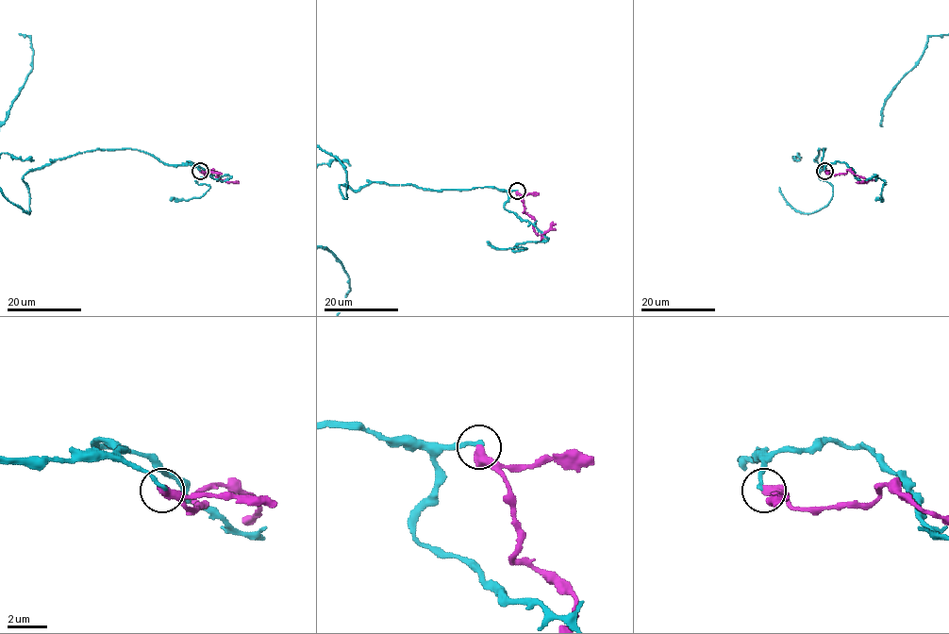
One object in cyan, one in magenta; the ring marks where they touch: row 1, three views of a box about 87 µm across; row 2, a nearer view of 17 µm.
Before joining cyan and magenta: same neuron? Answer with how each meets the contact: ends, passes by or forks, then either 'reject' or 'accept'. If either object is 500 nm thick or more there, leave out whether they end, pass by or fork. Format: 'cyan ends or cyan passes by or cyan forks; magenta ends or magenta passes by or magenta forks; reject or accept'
reject

